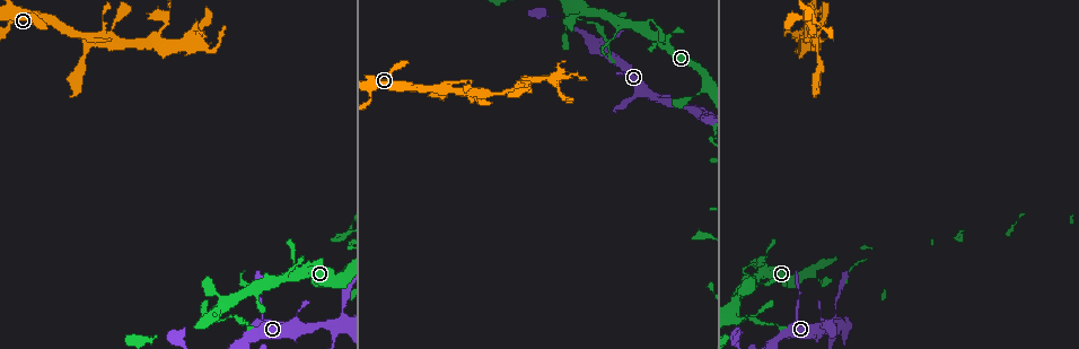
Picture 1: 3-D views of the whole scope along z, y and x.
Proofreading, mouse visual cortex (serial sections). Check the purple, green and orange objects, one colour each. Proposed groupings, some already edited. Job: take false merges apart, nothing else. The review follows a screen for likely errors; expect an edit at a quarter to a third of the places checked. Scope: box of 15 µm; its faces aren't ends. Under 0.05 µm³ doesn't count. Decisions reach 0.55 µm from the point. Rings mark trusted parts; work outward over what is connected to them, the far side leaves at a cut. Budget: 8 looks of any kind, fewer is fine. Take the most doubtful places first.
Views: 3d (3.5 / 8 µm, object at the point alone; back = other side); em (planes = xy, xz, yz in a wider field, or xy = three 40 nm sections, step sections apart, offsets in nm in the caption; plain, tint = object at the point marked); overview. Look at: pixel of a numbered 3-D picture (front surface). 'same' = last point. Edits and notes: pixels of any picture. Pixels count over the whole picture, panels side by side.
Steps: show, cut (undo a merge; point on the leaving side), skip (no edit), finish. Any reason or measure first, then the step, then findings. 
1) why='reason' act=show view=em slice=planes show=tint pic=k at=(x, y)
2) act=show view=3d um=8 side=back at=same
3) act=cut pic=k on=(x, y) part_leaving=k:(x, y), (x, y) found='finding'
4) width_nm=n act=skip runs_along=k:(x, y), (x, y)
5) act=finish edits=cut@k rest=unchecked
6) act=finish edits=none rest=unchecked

why='four arms meet' act=show view=3d um=8 pic=1 at=(699, 114)

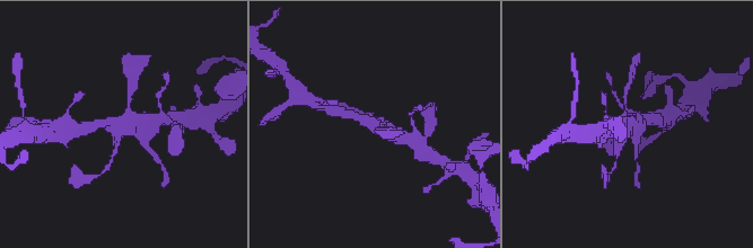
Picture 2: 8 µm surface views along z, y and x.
act=show view=3d um=3.5 pic=2 at=(376, 125)

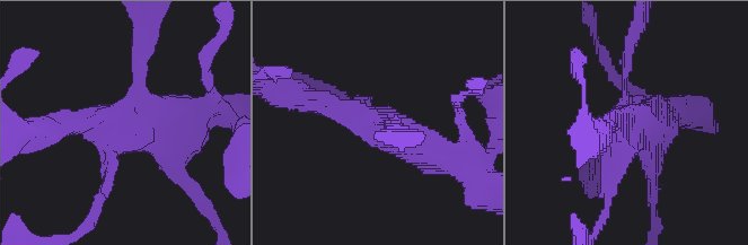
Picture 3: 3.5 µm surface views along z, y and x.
arms=4 arm_widths_nm=150,200,250,450 why='need the tissue' act=show view=em slice=xy step=2 show=tint pic=3 at=(378, 121)

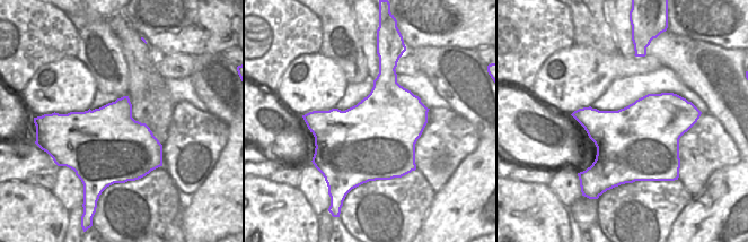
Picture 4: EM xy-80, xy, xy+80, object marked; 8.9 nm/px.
width_nm=700 act=skip runs_along=3:(308, 98), (429, 147) found='continuous, no second cell'

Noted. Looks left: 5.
why='four arms meet' act=show view=3d um=8 pic=1 at=(448, 89)

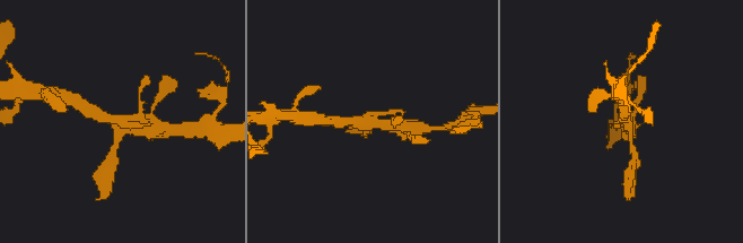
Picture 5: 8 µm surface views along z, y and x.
act=show view=3d um=3.5 pic=5 at=(119, 121)

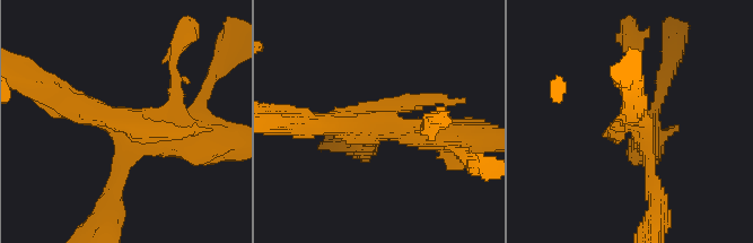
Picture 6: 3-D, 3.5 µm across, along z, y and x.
act=skip found='all the same cell'

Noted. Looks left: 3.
act=show view=3d um=3.5 pic=1 at=(527, 85)

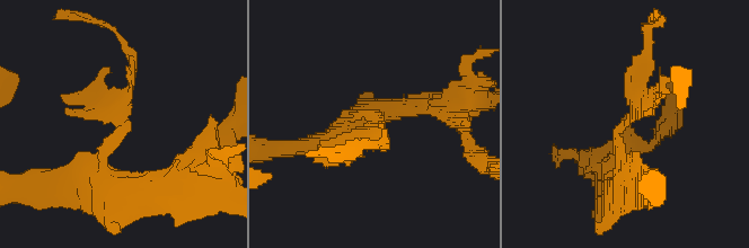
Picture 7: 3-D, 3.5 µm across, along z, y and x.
why='now the EM' act=show view=em slice=xy step=5 show=tint pic=7 at=(125, 117)

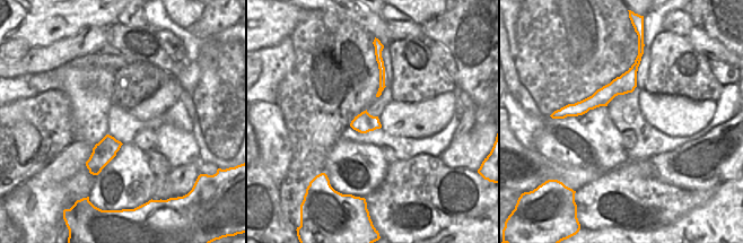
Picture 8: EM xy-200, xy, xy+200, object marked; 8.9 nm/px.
act=cut pic=7 on=(123, 100) part_leaving=7:(116, 138), (99, 92), (64, 97) found='a second cell is stuck on'

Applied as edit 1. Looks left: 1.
act=finish edits=cut@7 rest=unchecked

